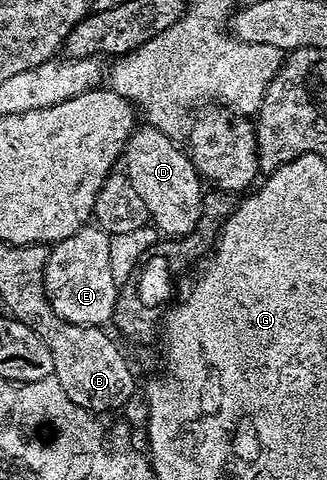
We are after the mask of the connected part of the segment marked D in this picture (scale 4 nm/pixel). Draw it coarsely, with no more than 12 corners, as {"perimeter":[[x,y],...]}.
{"perimeter":[[149,123],[126,141],[124,172],[153,228],[186,236],[204,182],[179,142]]}

